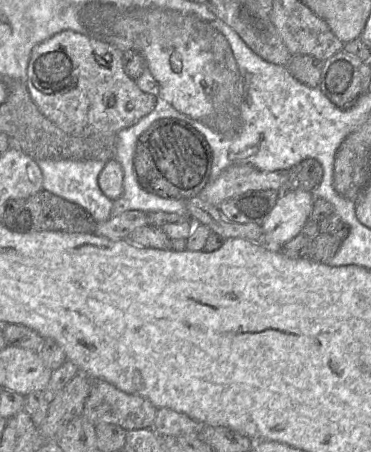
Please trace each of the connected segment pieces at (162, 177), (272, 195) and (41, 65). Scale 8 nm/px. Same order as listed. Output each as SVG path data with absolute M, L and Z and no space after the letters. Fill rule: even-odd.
M162 118L138 138L134 170L140 186L164 198L189 199L197 196L209 180L212 152L206 138L184 119Z
M256 190L225 200L218 208L230 221L262 225L280 196L279 190Z
M64 30L37 44L31 51L26 87L39 111L65 133L88 137L113 135L137 123L155 107L156 98L141 91L123 66L123 51L73 30Z

